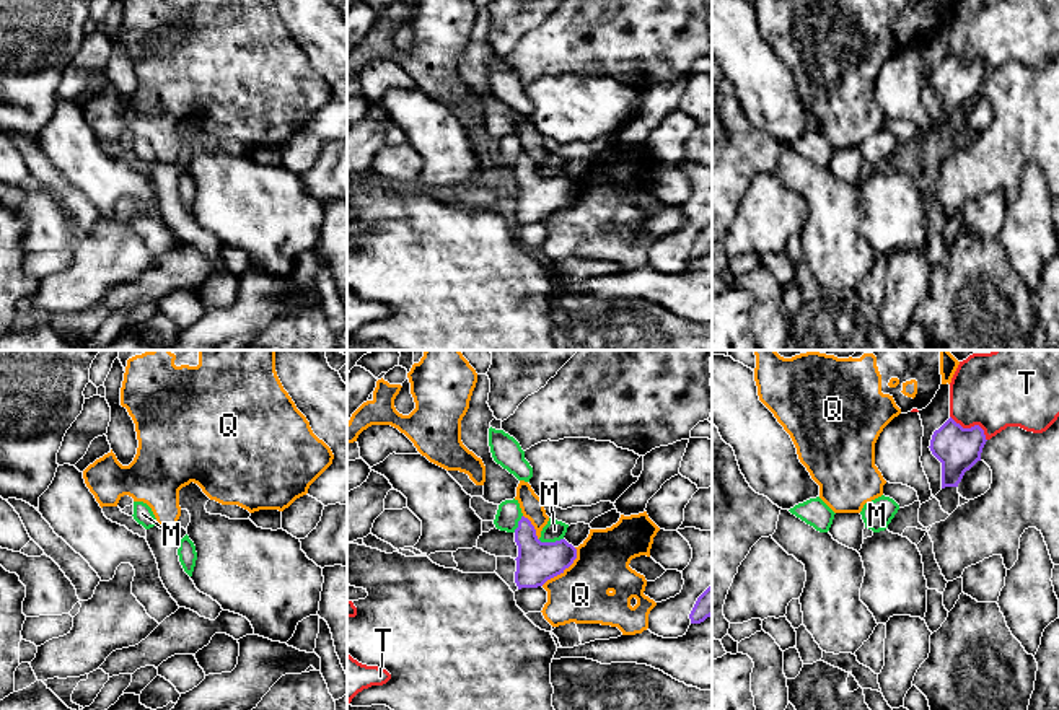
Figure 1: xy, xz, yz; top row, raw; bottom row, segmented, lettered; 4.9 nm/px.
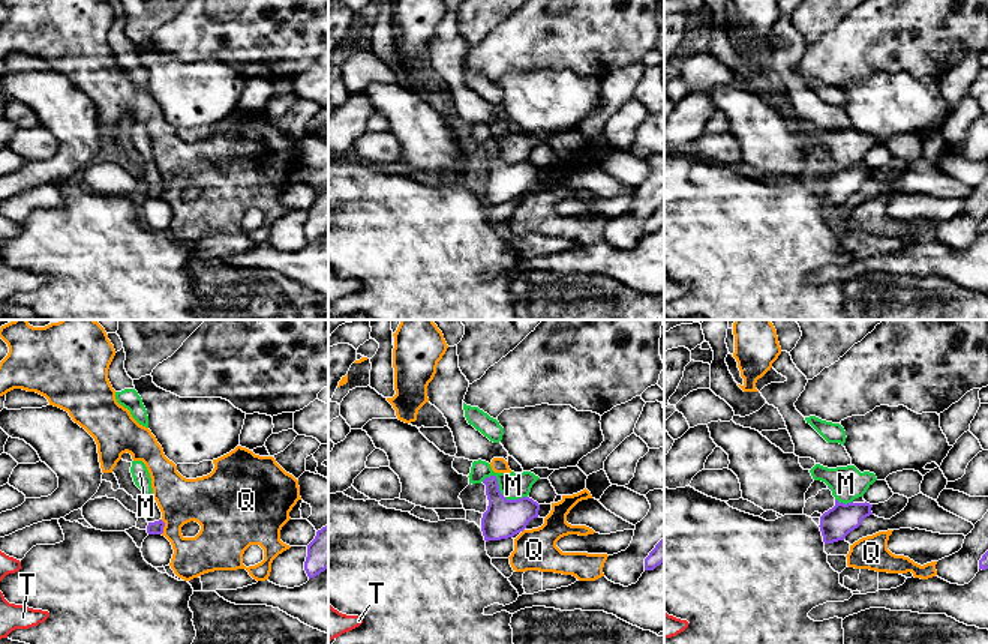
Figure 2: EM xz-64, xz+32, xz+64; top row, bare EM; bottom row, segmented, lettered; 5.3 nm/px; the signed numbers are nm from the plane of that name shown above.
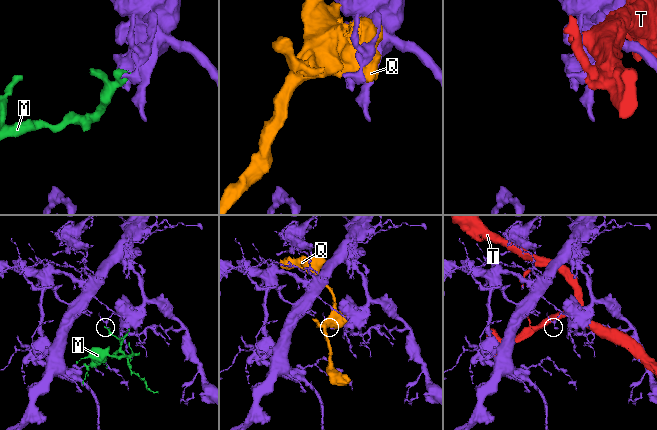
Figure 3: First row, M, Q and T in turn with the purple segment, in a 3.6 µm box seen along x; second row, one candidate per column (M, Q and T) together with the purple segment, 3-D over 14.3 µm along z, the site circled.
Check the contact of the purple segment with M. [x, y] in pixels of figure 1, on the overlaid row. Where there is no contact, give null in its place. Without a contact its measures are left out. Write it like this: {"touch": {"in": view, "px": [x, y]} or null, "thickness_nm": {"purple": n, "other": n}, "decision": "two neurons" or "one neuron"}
{"touch": {"in": "xz", "px": [549, 543]}, "thickness_nm": {"purple": 200, "other": 100}, "decision": "two neurons"}

